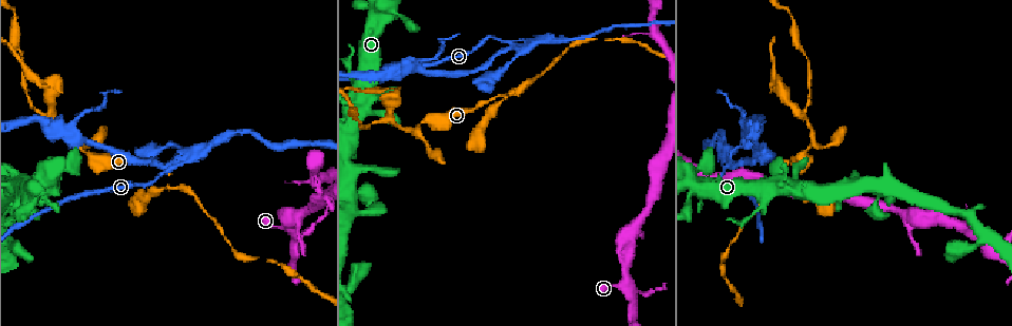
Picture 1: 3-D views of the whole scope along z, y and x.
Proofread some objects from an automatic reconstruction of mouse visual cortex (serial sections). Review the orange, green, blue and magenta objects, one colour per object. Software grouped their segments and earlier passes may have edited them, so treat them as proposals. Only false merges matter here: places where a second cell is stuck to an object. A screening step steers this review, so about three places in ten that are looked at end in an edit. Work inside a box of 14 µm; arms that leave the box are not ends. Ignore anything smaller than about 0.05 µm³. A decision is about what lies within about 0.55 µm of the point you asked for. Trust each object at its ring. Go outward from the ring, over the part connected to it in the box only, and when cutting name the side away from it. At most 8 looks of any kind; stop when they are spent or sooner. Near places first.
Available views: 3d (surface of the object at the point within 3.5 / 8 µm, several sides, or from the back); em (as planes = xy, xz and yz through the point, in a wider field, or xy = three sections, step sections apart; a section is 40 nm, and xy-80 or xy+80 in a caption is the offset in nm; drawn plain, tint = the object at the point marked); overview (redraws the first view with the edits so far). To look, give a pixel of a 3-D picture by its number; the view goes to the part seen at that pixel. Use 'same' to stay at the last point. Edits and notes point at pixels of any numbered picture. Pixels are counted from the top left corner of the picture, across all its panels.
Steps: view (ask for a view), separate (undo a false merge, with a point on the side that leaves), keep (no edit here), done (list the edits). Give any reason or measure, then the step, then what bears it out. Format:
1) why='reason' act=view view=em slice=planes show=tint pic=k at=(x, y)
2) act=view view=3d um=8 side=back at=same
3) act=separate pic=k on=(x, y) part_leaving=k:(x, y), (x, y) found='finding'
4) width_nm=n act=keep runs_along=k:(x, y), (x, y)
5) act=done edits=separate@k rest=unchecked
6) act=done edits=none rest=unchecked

why='side arm on a straight run' act=view view=3d um=8 pic=1 at=(727, 166)

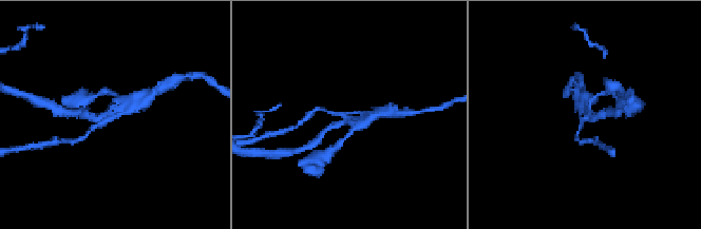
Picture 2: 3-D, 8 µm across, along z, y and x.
why='zoom in' act=view view=3d um=3.5 pic=2 at=(345, 121)

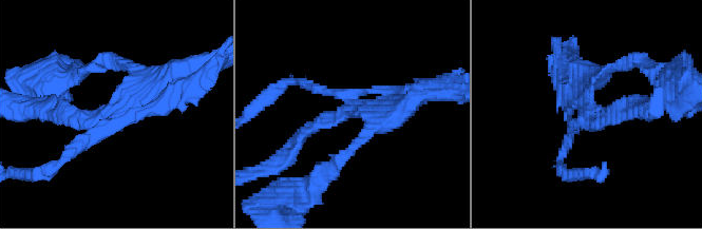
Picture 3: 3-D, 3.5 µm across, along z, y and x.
arms=3 arm_widths_nm=150,200,200 act=separate pic=3 on=(428, 89) part_leaving=3:(349, 100), (276, 159) found='a second cell is stuck on'

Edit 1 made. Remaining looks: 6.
act=view view=overview

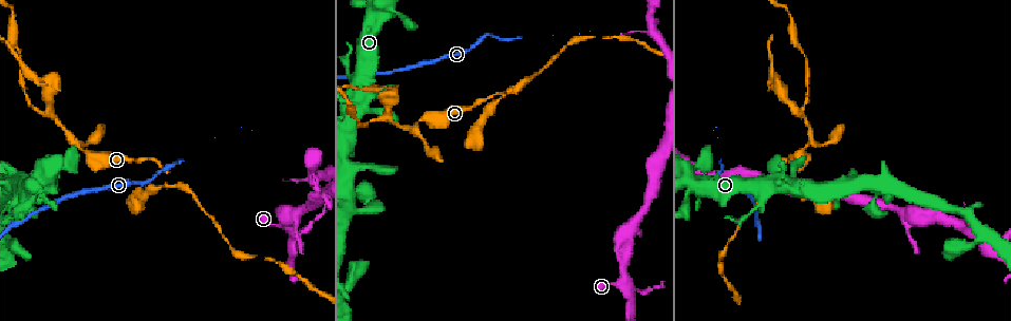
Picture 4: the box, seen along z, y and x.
why='sudden change in width' act=view view=3d um=3.5 pic=4 at=(75, 143)

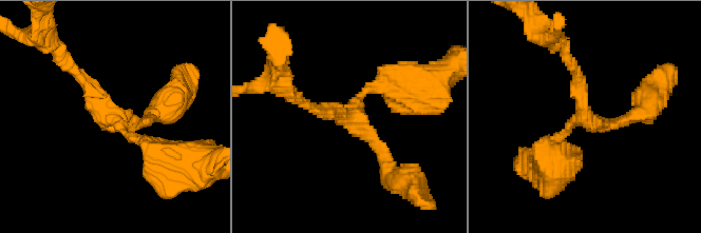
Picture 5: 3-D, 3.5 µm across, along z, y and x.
arms=3 arm_widths_nm=200,200,300 act=keep runs_along=5:(159, 155), (127, 136), (69, 64) found='all the same cell'

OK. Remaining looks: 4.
why='narrows sharply' act=view view=3d um=3.5 pic=4 at=(778, 87)

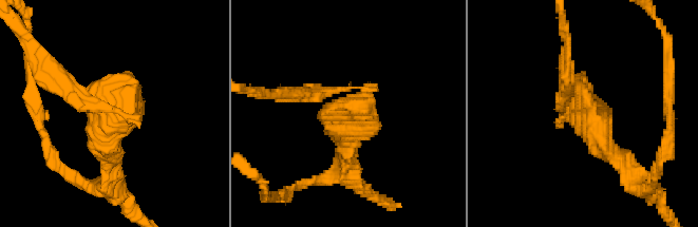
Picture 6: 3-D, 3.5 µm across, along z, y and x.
act=view view=em slice=xy step=2 show=tint pic=6 at=(348, 111)

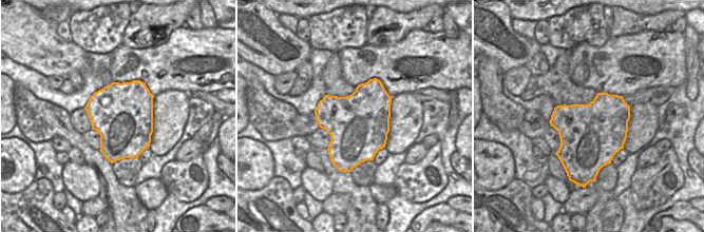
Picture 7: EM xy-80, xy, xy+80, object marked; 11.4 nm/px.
why='another direction' act=view view=em slice=xy step=5 show=tint at=same

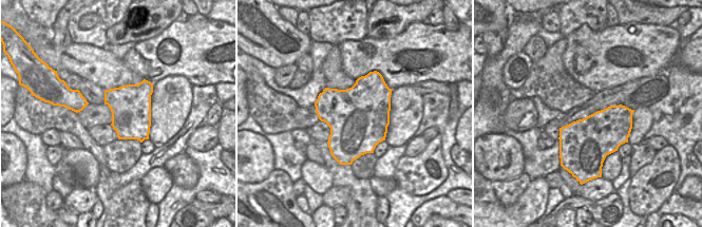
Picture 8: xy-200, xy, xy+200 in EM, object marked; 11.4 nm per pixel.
act=separate pic=6 on=(56, 83) part_leaving=6:(86, 90), (53, 71), (21, 29) found='a second cell is stuck on'

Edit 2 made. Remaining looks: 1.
act=done edits=separate@3,separate@6 rest=unchecked

